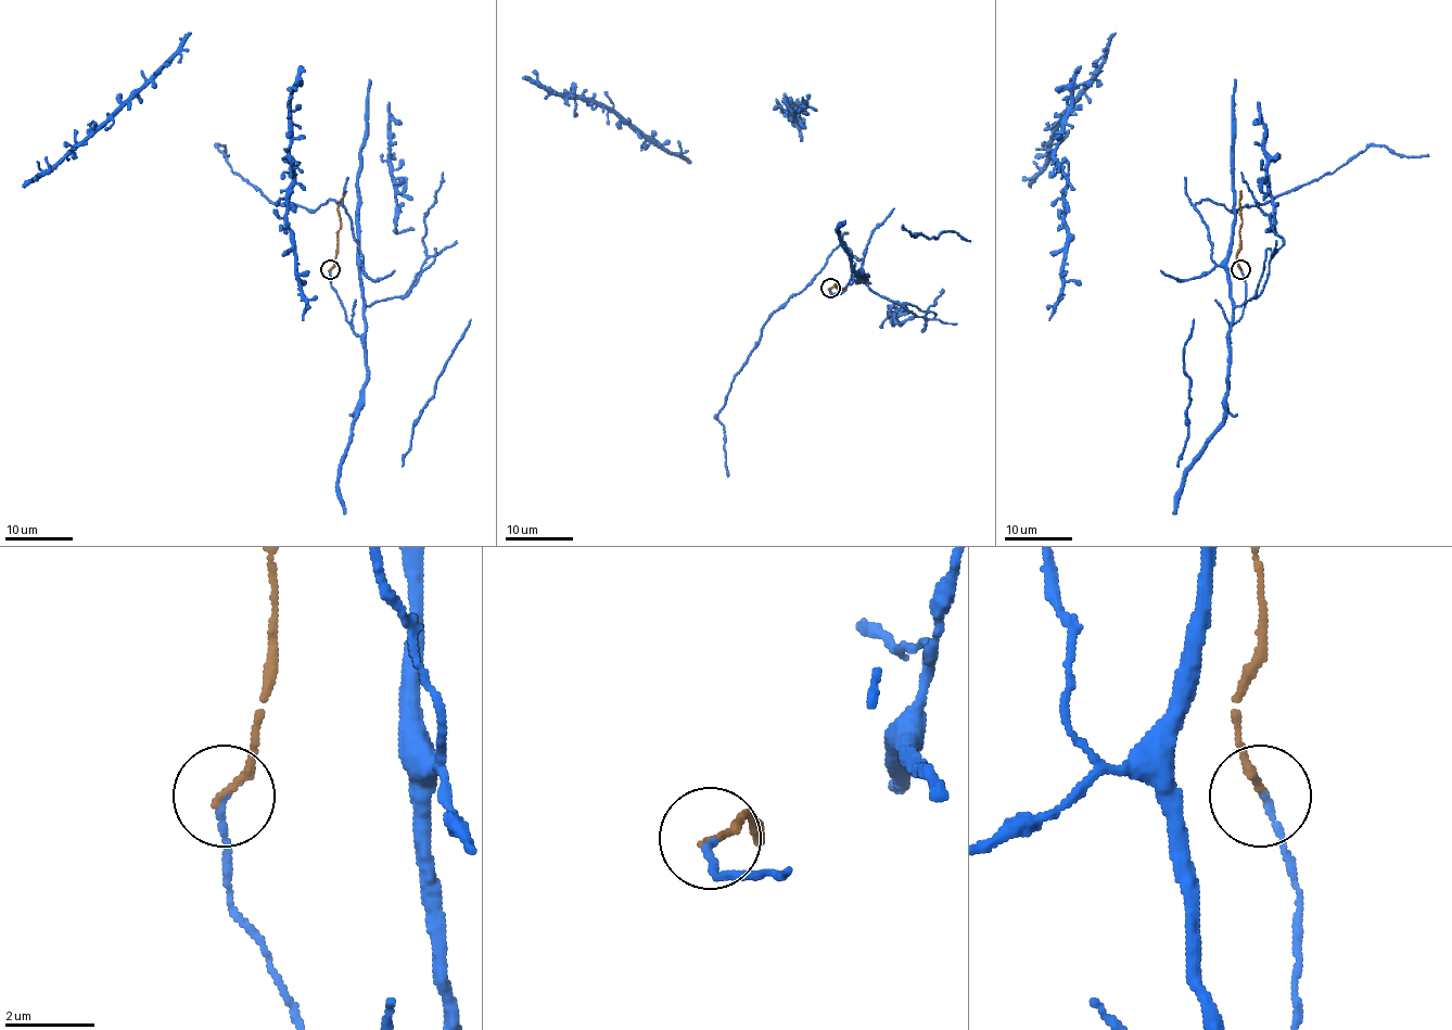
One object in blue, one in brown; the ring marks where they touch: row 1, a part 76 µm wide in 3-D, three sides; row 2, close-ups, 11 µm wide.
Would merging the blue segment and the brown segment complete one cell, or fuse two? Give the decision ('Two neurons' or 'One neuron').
One neuron

